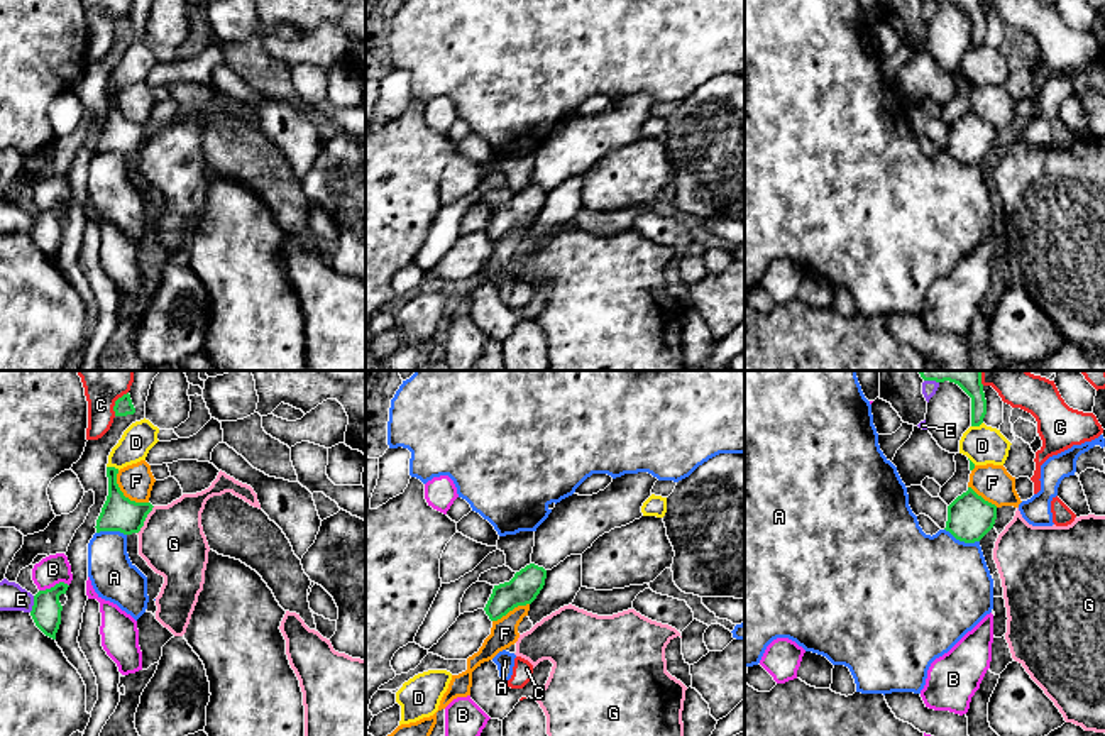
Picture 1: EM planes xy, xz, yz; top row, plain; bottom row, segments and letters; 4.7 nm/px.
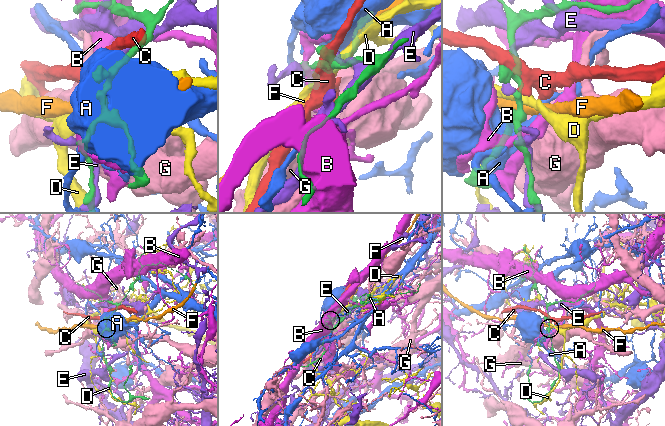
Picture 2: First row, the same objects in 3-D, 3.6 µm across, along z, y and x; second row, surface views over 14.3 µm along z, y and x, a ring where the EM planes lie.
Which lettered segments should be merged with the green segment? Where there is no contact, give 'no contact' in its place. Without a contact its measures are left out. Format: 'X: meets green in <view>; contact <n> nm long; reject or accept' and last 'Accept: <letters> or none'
A: meets green in yz; contact 180 nm long; reject
B: meets green in xy; contact 150 nm long; reject
C: meets green in xy; contact 140 nm long; reject
D: meets green in xy; contact 70 nm long; reject
E: meets green in xy; contact 80 nm long; reject
F: meets green in xy; contact 220 nm long; reject
G: meets green in xy; contact 160 nm long; reject
Accept: none

